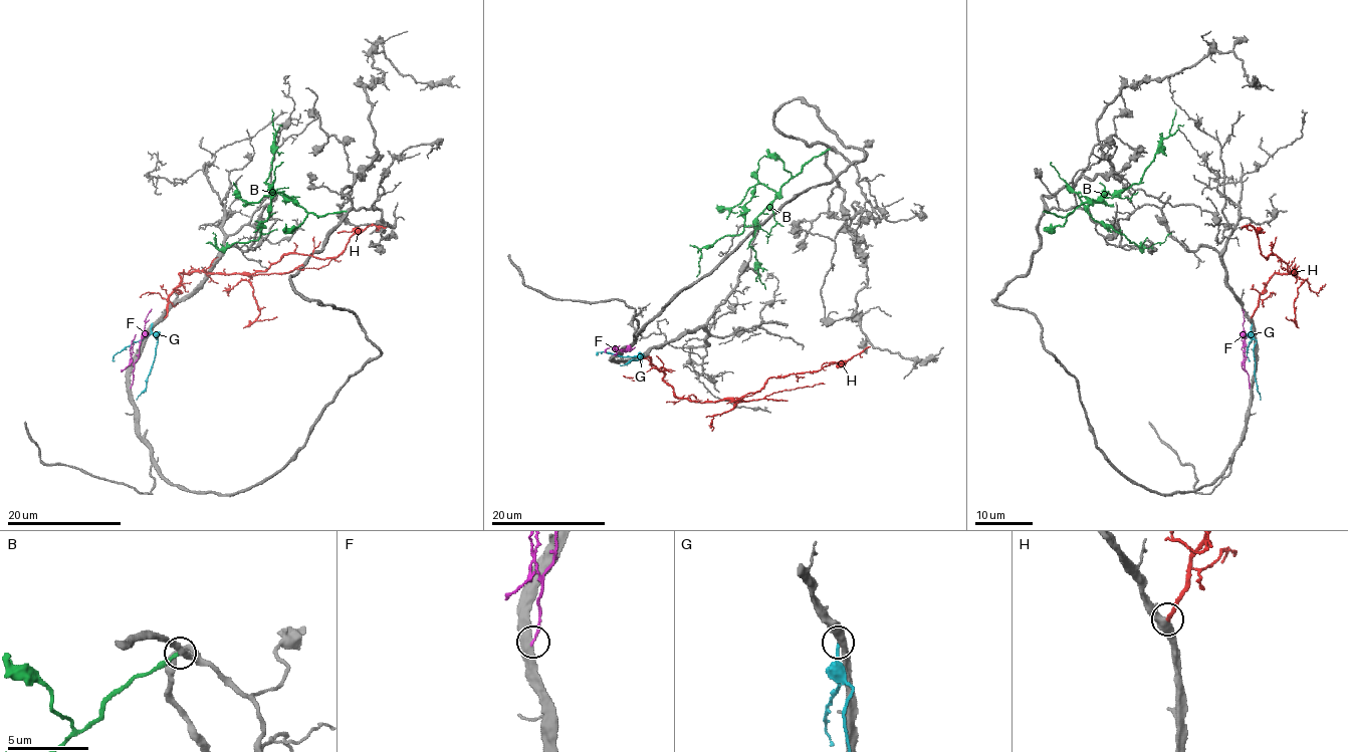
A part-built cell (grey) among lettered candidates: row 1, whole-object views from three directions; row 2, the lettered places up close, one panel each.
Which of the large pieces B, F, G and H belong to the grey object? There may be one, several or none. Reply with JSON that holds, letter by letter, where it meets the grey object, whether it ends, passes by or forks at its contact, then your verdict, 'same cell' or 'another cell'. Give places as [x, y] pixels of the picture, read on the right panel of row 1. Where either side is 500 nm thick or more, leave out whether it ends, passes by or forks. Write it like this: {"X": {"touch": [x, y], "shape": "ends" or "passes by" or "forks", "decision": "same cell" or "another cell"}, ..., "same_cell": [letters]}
{"B": {"touch": [1044, 211], "shape": "ends", "decision": "another cell"}, "F": {"touch": [1249, 387], "shape": "ends", "decision": "another cell"}, "G": {"touch": [1251, 324], "shape": "ends", "decision": "another cell"}, "H": {"touch": [1251, 317], "shape": "ends", "decision": "same cell"}, "same_cell": ["H"]}

